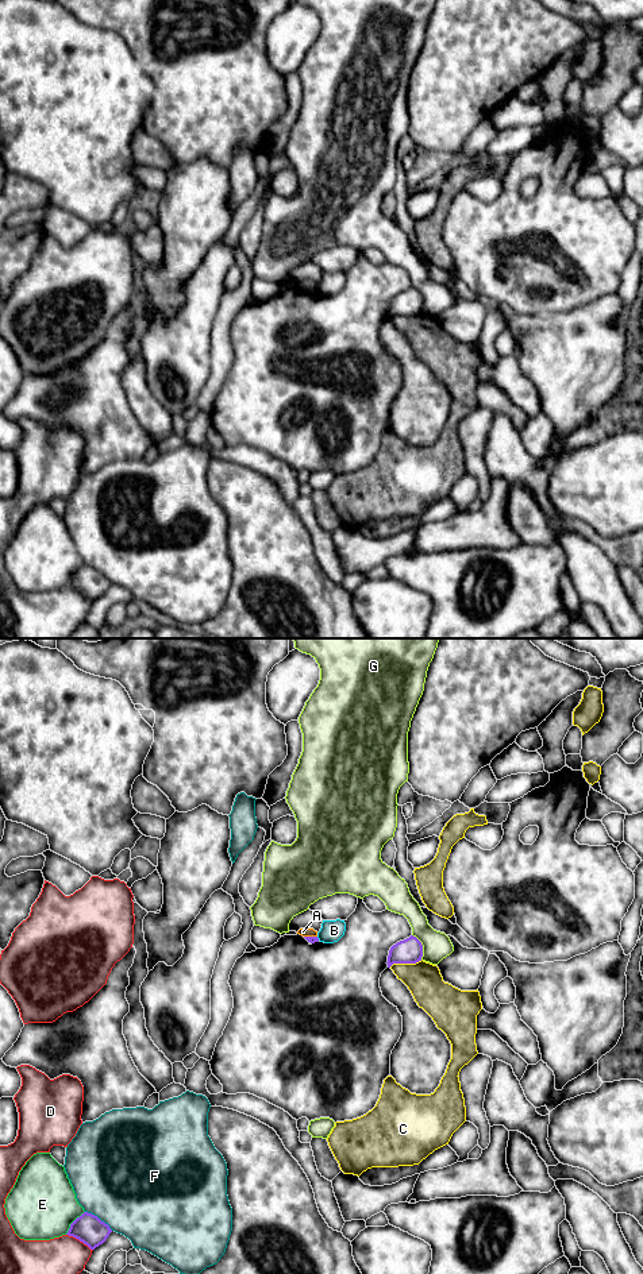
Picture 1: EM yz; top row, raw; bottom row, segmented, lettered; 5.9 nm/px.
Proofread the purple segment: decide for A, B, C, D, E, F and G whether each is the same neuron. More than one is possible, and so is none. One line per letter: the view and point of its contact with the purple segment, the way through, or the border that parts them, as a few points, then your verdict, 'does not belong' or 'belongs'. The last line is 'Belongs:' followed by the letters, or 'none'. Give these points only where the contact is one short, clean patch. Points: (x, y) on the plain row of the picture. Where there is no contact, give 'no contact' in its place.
A: contact yz (311, 289); border yz (304, 288), (316, 289); does not belong
B: contact yz (318, 290); border yz (316, 289), (319, 292); does not belong
C: contact yz (405, 315); does not belong
D: contact yz (80, 593); does not belong
E: contact yz (72, 575); does not belong
F: contact yz (97, 570); does not belong
G: contact yz (422, 298); does not belong
Belongs: none

